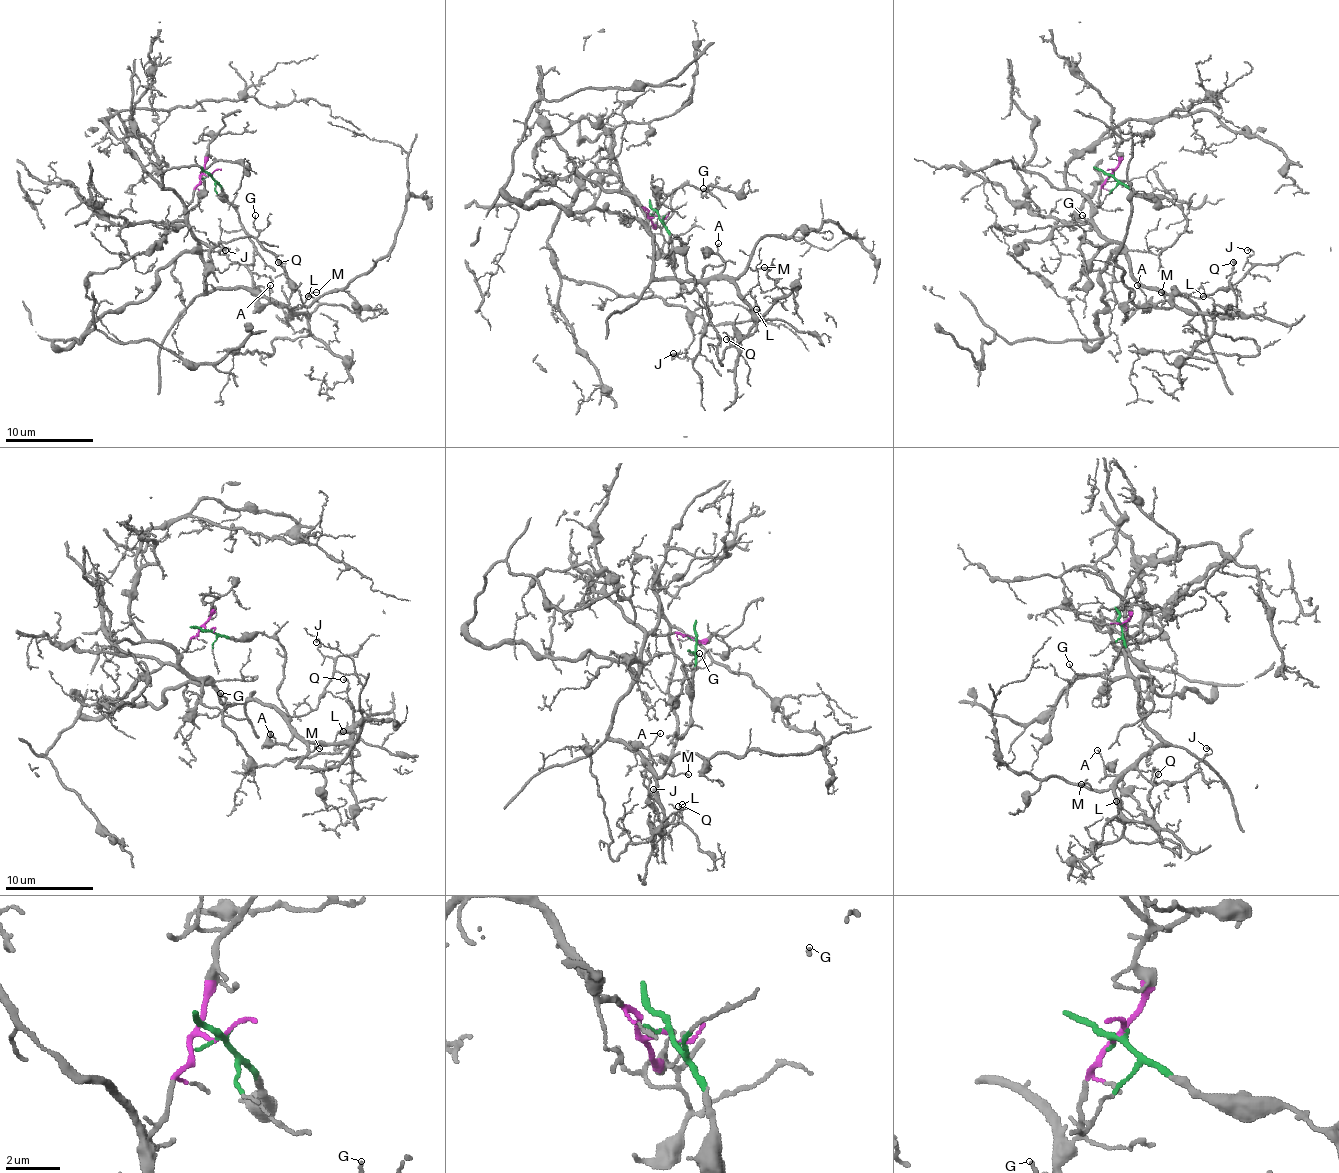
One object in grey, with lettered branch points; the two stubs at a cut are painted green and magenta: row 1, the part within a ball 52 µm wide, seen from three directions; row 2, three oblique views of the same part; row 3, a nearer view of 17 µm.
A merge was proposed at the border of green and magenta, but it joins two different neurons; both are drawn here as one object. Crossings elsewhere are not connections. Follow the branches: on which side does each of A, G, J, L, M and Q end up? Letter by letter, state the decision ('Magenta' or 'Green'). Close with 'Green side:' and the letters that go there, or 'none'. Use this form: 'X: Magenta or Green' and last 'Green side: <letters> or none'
A: Magenta
G: Magenta
J: Magenta
L: Magenta
M: Magenta
Q: Magenta
Green side: none

